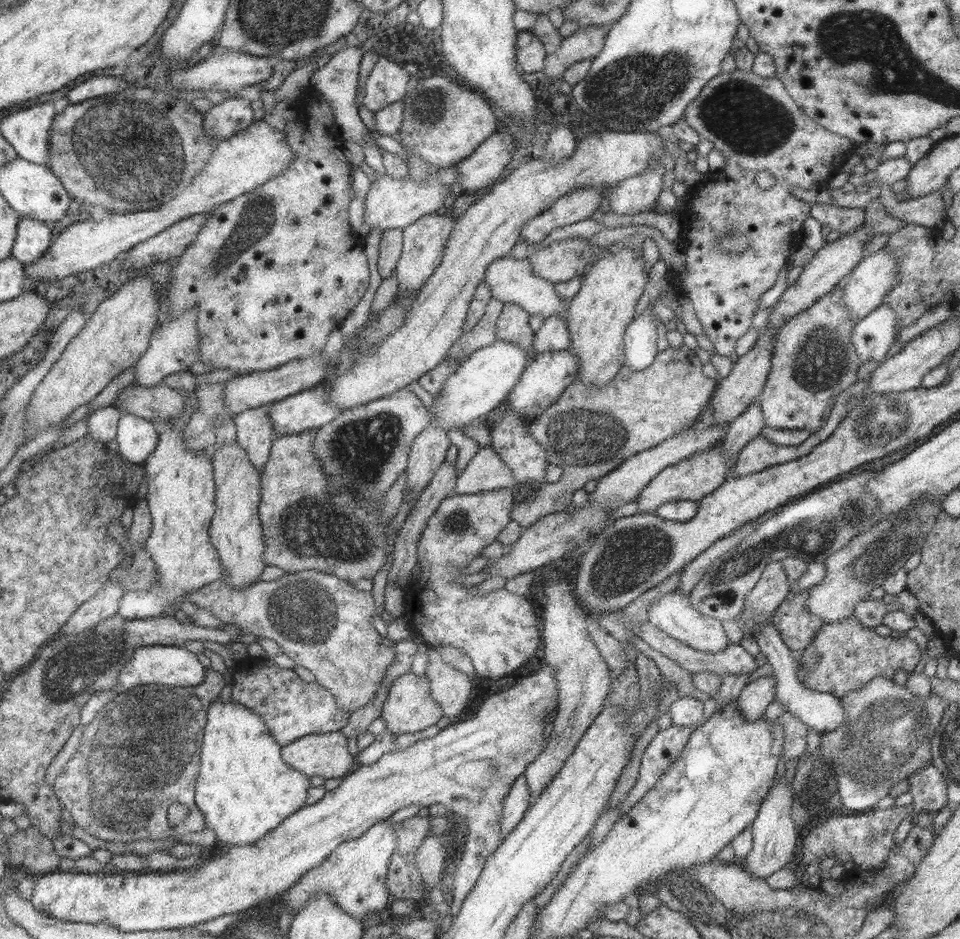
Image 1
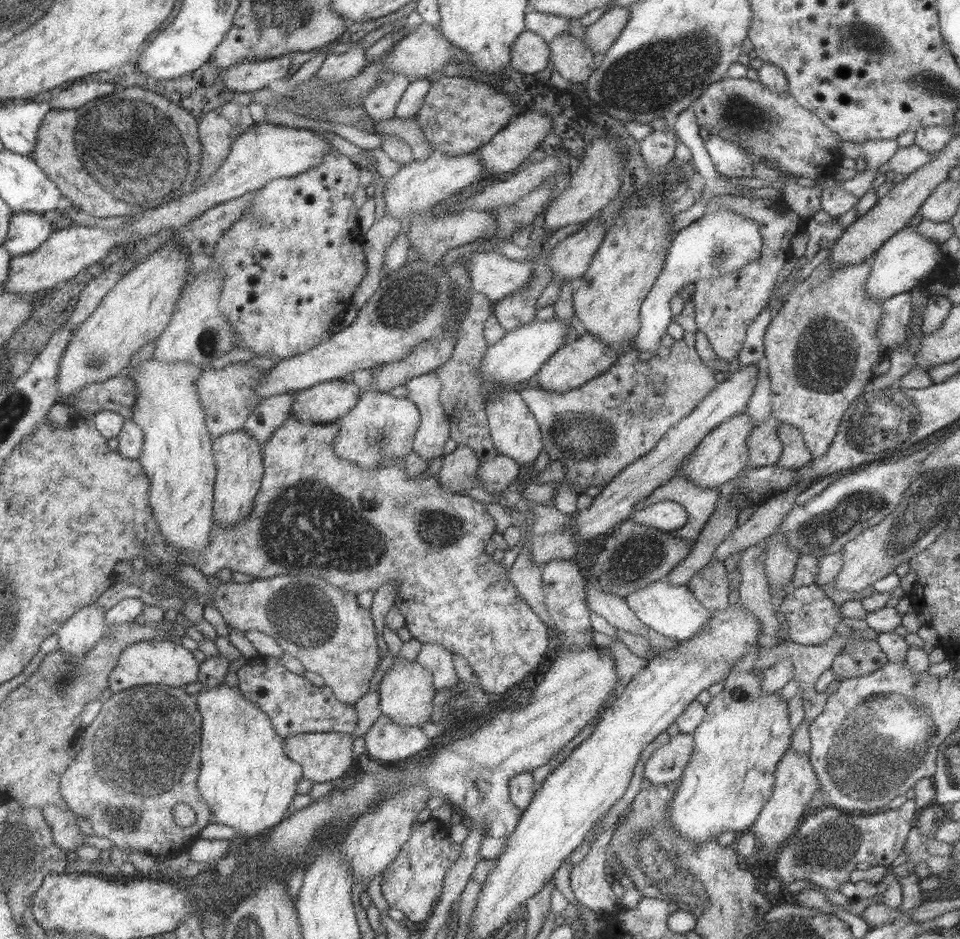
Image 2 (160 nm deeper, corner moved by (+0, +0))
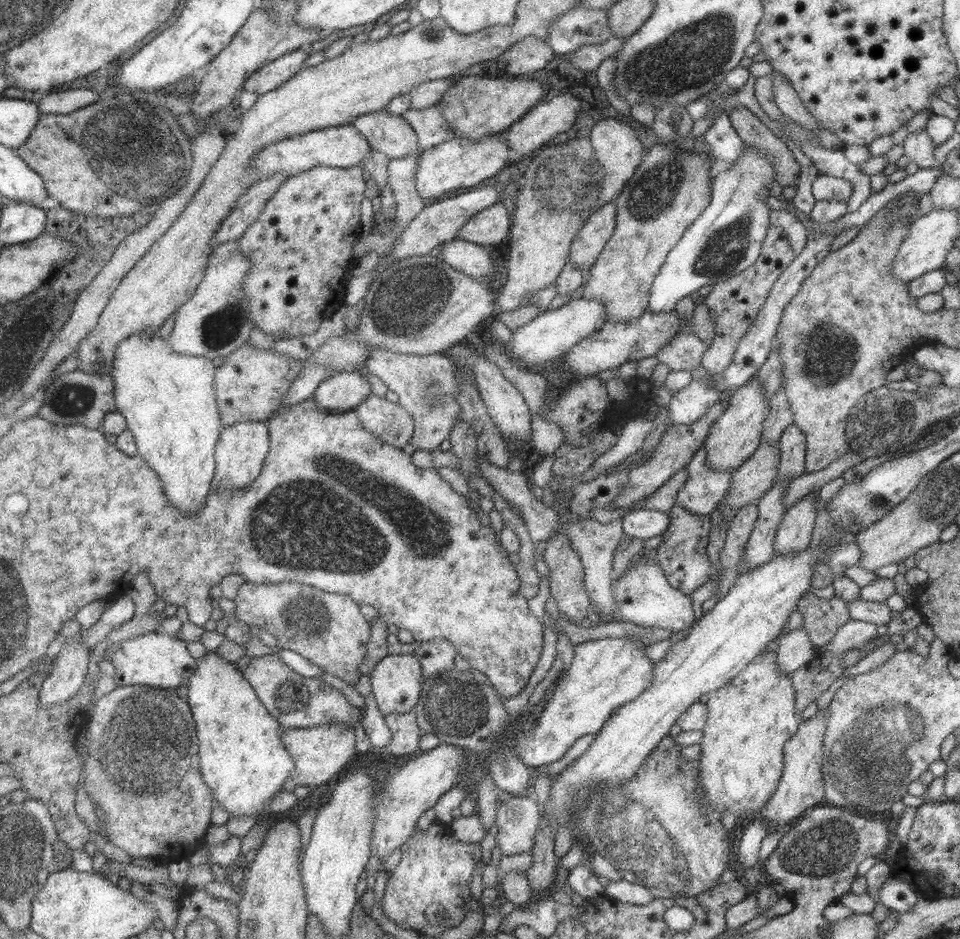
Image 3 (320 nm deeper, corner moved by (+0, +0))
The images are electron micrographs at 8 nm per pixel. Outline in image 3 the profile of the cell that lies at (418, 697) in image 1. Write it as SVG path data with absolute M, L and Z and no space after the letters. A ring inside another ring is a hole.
M413 654L380 658L370 672L370 692L379 712L388 715L414 710L423 678Z

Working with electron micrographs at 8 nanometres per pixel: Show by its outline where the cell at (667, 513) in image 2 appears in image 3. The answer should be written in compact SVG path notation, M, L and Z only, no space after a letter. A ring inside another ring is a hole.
M637 509L620 518L622 533L641 540L659 536L668 522L667 513L647 509Z

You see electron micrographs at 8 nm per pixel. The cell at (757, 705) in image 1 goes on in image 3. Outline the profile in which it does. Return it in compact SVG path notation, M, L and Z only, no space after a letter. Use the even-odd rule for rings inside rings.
M803 626L791 629L790 632L779 636L776 644L778 671L788 675L803 666L816 651Z

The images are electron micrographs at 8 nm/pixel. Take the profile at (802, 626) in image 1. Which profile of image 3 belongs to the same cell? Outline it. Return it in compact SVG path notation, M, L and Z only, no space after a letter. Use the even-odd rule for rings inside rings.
M811 591L797 601L796 610L803 617L801 626L816 649L825 647L837 629L850 619L846 603L835 596L828 600L815 597Z

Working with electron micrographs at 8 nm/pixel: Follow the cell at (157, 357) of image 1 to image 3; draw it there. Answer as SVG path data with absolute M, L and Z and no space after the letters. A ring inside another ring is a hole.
M238 239L219 243L212 249L202 281L191 298L175 311L175 322L167 342L176 353L201 356L214 362L229 356L247 341L254 326L242 284L249 271L250 260L242 255Z

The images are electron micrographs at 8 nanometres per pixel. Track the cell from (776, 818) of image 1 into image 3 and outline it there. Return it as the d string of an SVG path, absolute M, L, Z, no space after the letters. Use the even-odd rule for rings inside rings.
M828 707L825 711L817 710L810 718L801 720L797 732L783 745L783 768L779 782L759 812L761 820L779 824L778 827L768 825L769 830L785 830L801 818L807 809L823 803L824 782L821 765L827 709Z

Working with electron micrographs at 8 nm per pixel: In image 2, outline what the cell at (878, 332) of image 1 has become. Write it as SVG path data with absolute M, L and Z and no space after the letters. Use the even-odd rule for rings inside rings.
M905 291L884 300L882 317L878 322L876 339L886 348L886 354L902 345L906 336L905 329L912 316L911 292Z

